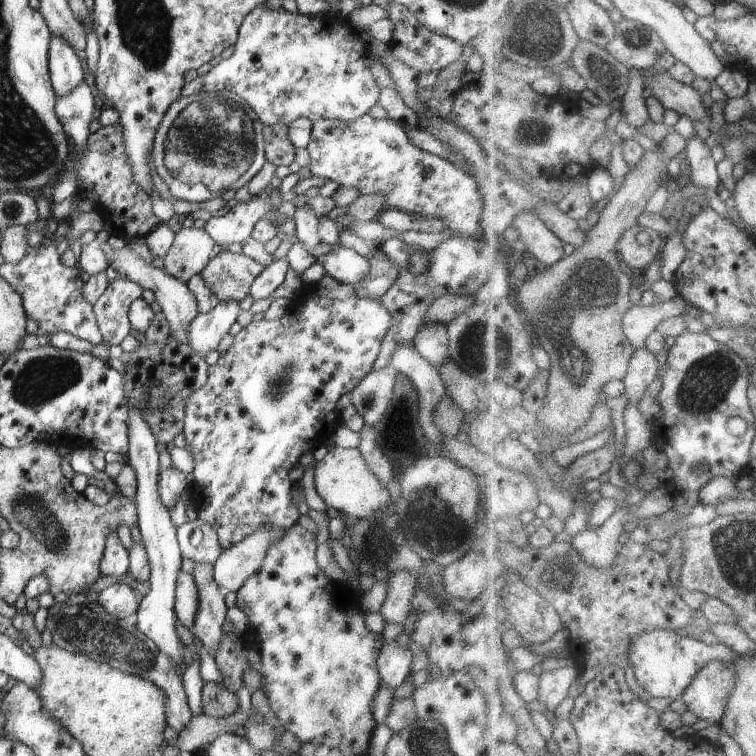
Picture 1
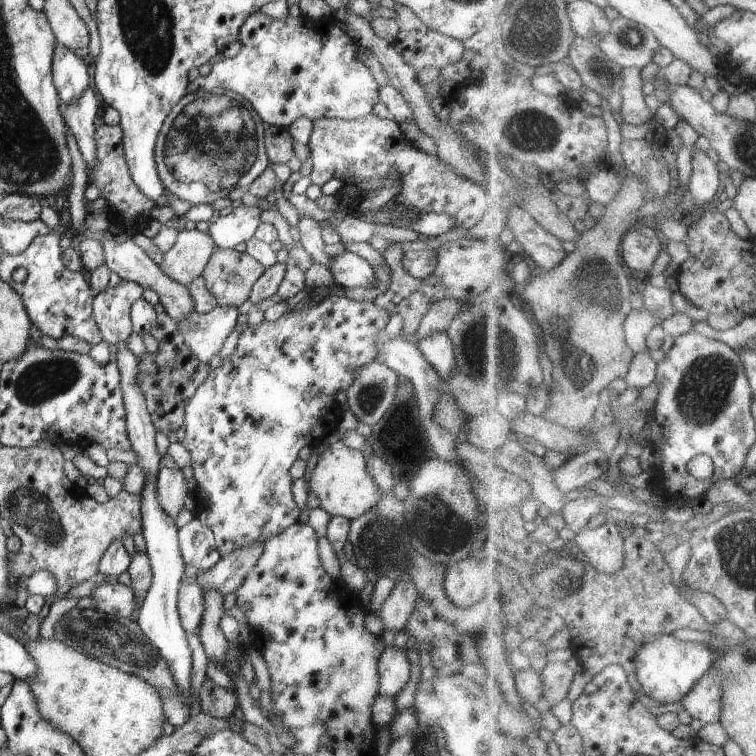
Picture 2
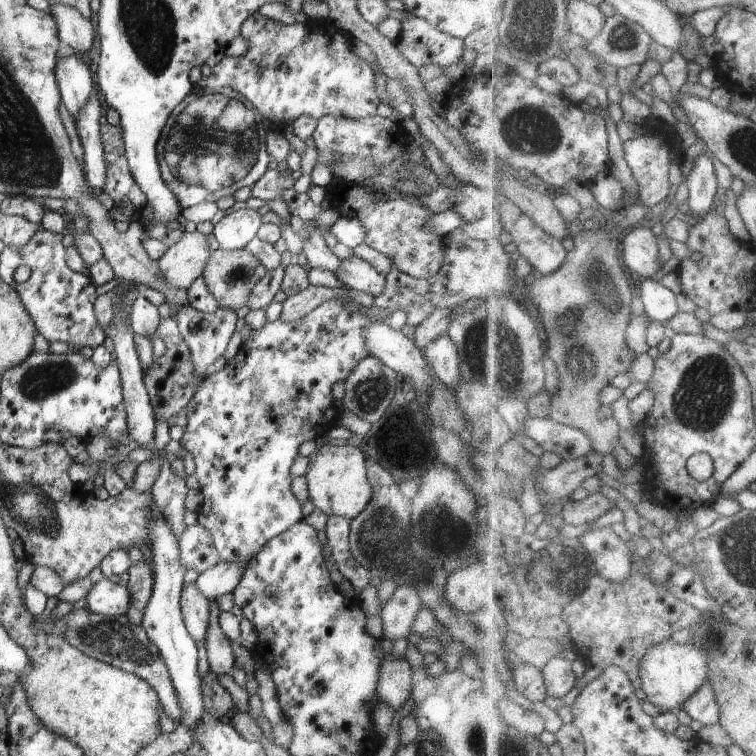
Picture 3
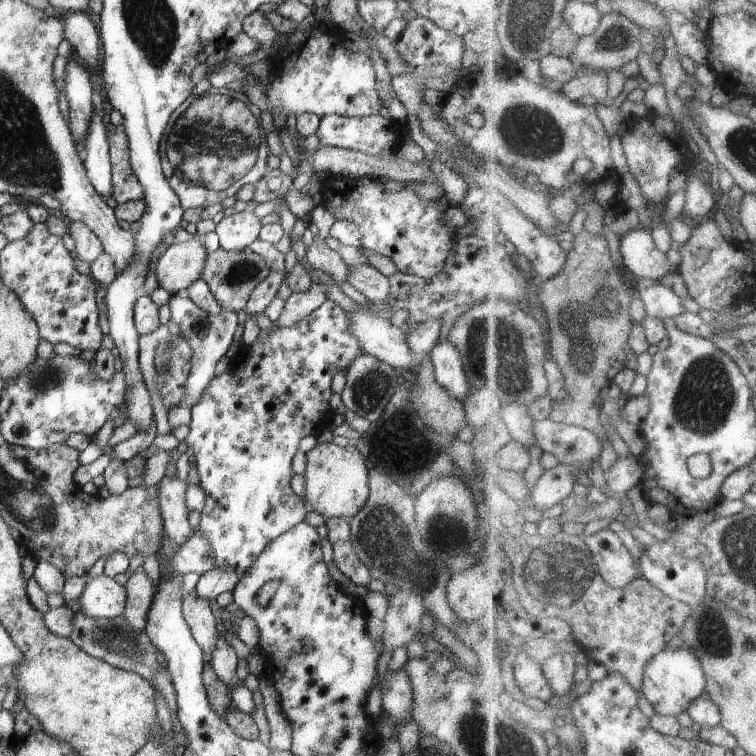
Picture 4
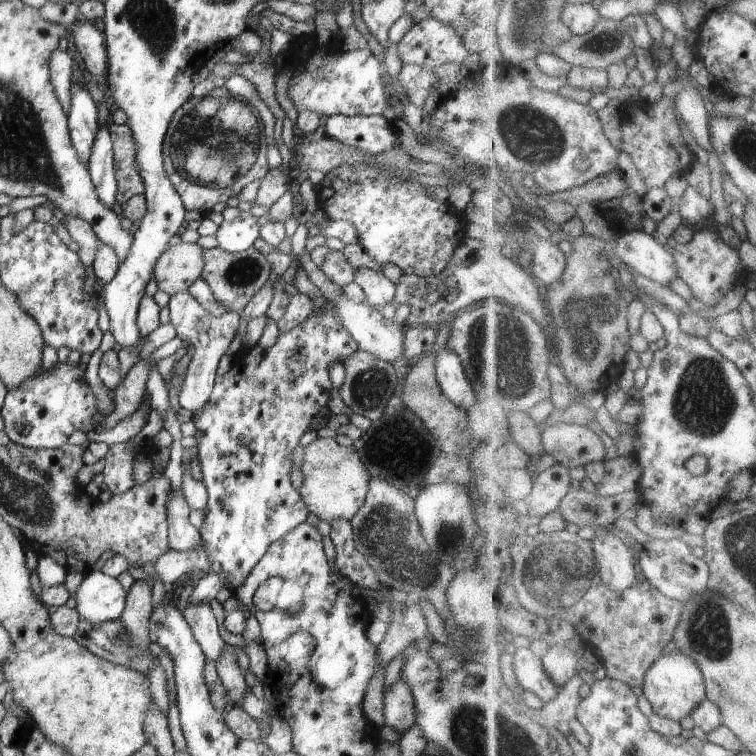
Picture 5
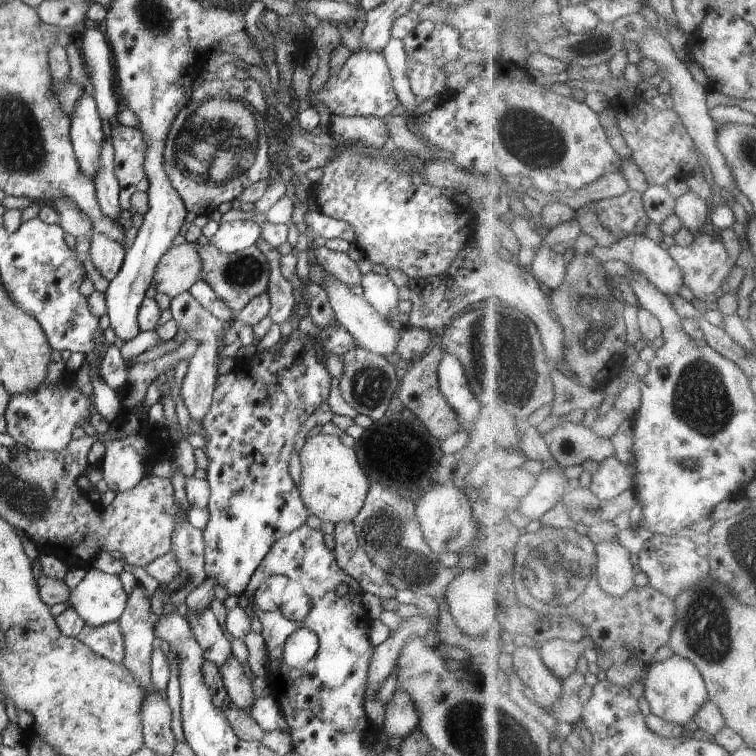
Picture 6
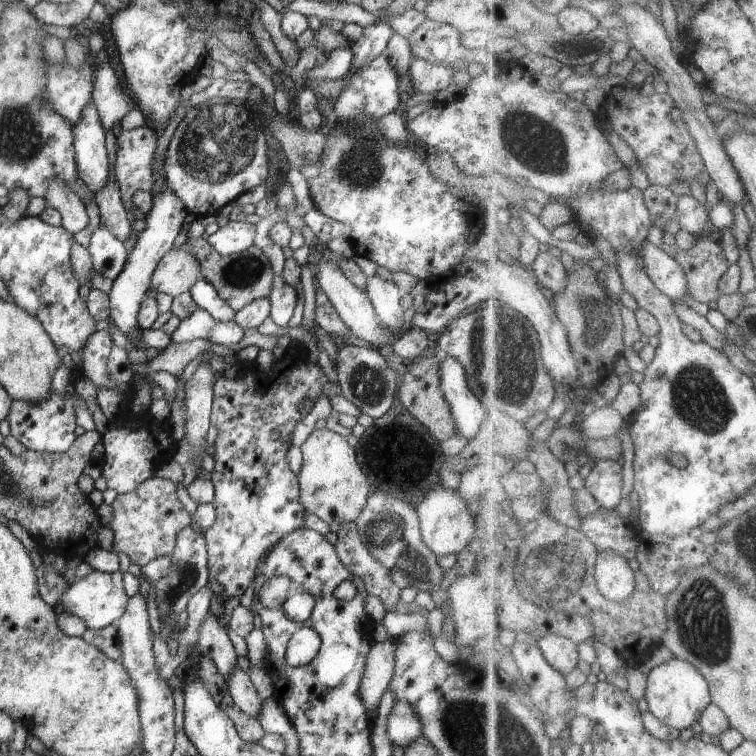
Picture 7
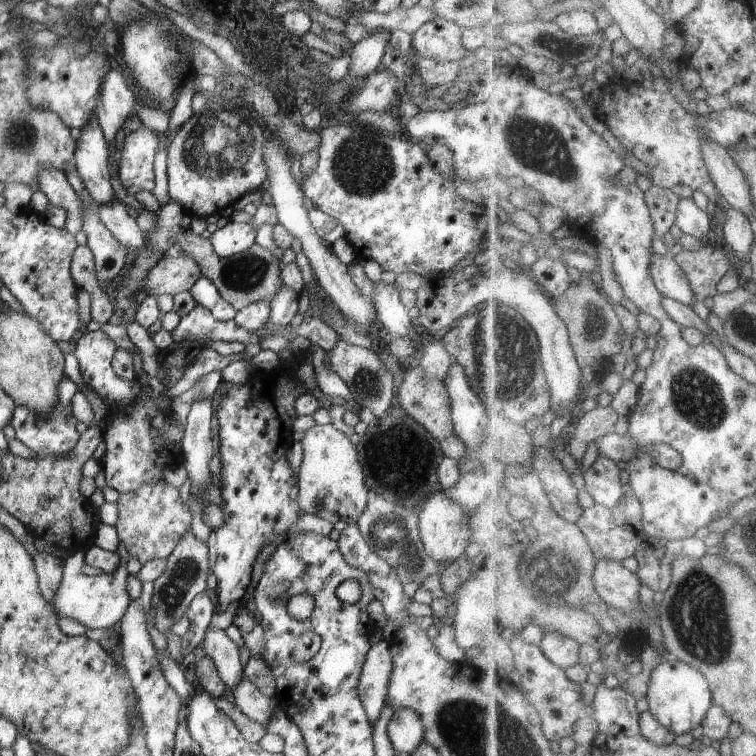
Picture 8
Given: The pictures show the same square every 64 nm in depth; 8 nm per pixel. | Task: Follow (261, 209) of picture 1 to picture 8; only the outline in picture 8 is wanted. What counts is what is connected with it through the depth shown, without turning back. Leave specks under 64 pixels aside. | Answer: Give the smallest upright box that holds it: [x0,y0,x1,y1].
[209,220,257,259]

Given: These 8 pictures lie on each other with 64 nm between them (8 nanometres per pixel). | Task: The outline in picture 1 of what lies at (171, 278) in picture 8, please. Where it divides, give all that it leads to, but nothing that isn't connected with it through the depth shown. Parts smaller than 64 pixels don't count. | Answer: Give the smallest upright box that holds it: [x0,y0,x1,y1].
[163,228,215,283]

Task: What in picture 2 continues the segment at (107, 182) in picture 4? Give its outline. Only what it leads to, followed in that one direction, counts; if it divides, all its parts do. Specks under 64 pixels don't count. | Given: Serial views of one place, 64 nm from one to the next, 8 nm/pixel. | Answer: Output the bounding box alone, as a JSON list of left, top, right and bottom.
[61,88,100,182]

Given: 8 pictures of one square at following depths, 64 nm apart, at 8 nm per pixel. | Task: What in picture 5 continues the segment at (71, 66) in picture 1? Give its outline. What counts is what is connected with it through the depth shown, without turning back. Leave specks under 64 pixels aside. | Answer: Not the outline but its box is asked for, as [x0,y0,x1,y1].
[67,83,99,167]

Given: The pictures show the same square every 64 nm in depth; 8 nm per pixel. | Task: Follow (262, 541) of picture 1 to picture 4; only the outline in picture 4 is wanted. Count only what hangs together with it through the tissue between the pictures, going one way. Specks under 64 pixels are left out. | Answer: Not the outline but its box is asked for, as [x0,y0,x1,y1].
[195,567,239,601]

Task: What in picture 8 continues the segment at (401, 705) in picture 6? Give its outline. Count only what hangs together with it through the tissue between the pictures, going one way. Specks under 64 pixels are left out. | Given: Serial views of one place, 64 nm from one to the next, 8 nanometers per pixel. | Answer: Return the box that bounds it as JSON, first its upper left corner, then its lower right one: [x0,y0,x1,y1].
[387,709,424,755]

